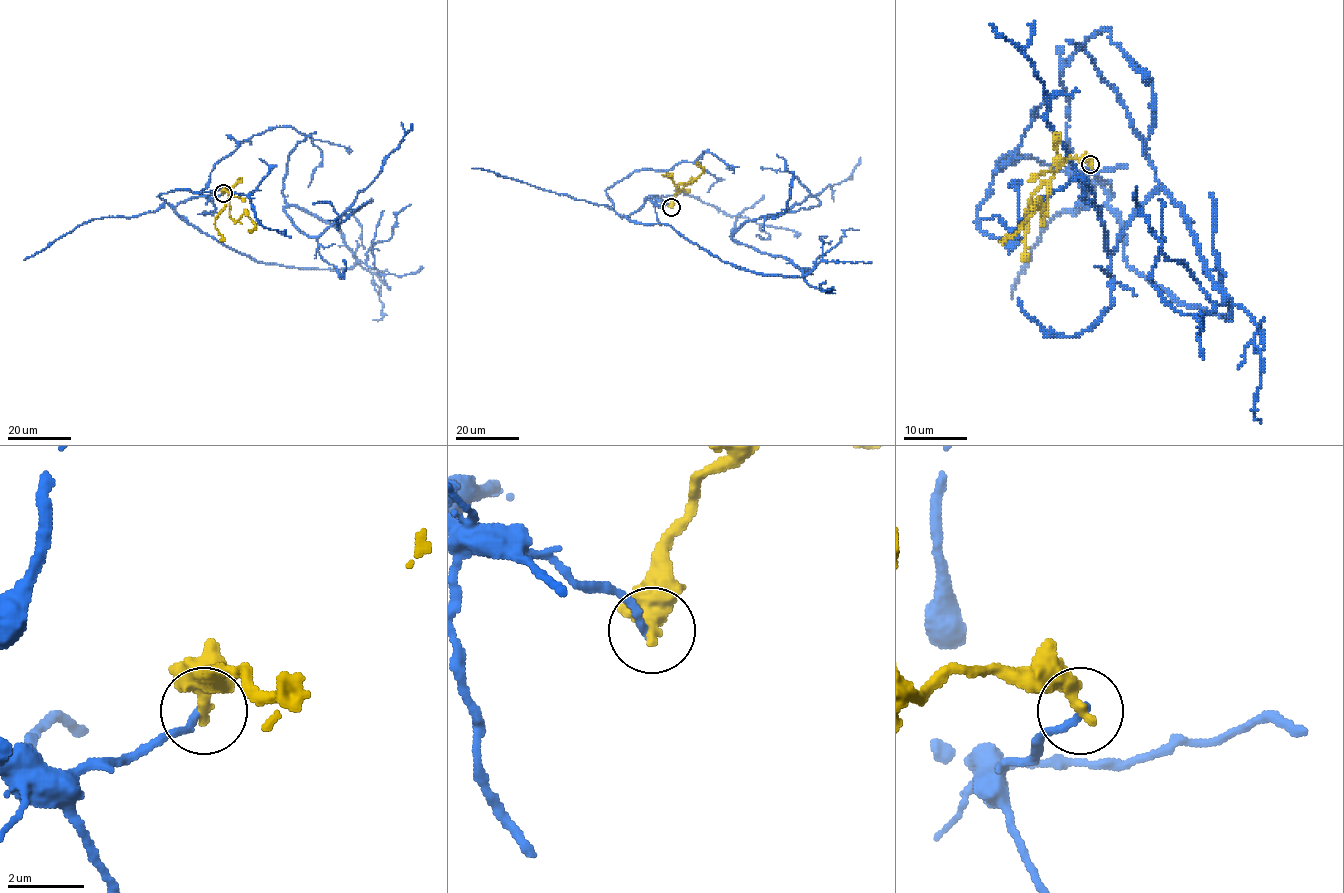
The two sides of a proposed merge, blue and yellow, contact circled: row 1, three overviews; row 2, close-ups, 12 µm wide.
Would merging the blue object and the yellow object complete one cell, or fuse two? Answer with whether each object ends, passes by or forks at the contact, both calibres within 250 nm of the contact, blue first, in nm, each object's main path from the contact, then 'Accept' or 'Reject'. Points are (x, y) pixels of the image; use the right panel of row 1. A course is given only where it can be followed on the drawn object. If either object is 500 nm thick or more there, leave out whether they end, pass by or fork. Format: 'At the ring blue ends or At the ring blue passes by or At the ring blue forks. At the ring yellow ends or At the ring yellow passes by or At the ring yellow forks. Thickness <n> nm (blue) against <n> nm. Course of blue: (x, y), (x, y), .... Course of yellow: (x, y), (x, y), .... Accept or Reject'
At the ring blue ends. At the ring yellow ends. Thickness 200 nm (blue) against 400 nm. Course of blue: (1091, 164), (1070, 170), (1107, 181), (1126, 263), (1228, 318), (1163, 189), (1108, 251), (1033, 63), (990, 23). Course of yellow: (1091, 164), (1072, 157), (1061, 164), (1048, 184), (1043, 216), (1038, 204), (1011, 235), (1000, 240). Reject

